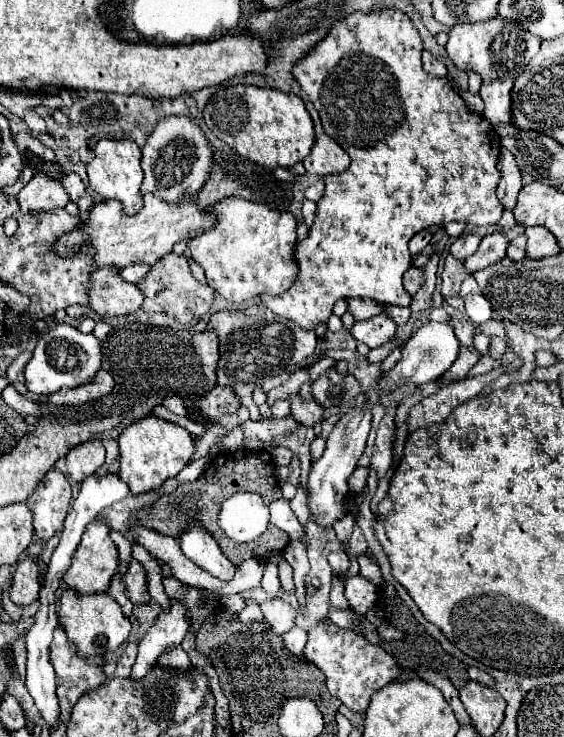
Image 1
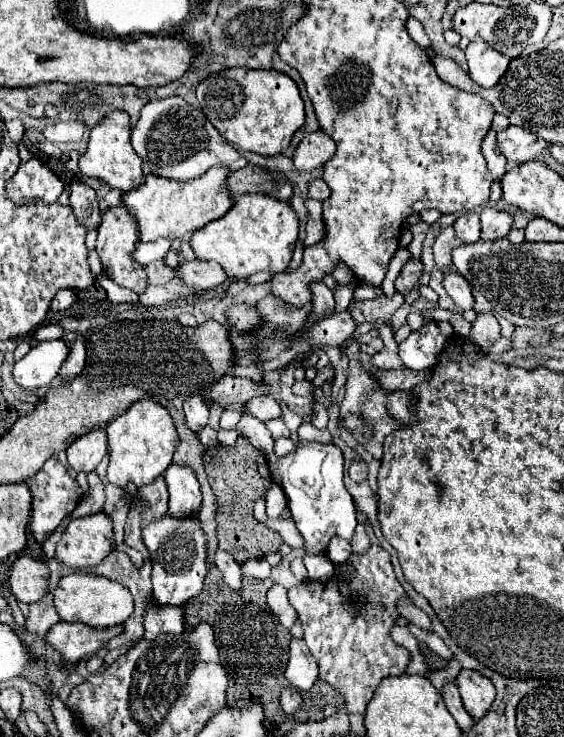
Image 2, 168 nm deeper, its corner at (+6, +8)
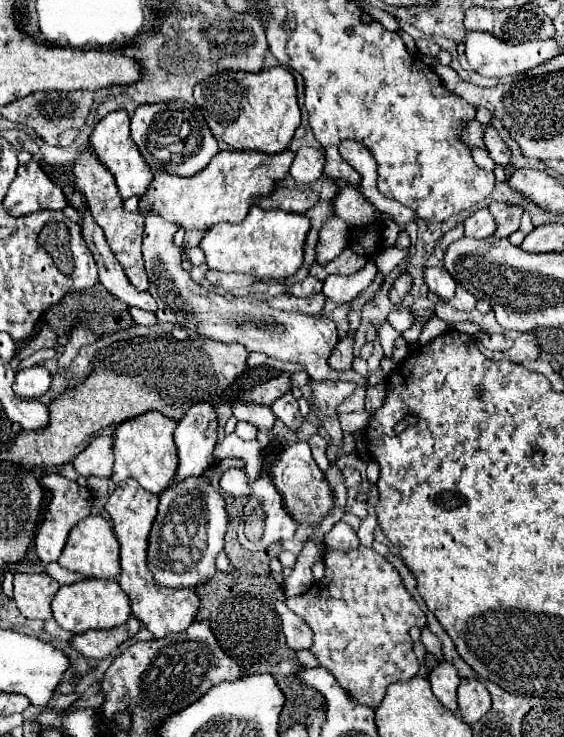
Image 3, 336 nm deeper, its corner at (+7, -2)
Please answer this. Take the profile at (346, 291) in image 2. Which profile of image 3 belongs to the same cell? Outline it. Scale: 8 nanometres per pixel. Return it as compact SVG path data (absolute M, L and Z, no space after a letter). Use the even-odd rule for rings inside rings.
M368 259L368 263L352 273L352 275L330 275L324 281L322 293L326 299L334 301L336 305L348 305L352 303L364 289L368 289L376 277L376 265L372 259Z

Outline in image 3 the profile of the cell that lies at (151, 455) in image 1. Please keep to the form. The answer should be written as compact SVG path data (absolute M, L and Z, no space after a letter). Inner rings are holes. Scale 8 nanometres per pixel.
M148 411L138 415L136 419L128 419L120 423L114 431L114 473L112 481L118 485L120 481L132 477L146 491L160 495L172 481L176 473L176 445L172 443L172 431L176 429L176 421L164 417L158 411Z

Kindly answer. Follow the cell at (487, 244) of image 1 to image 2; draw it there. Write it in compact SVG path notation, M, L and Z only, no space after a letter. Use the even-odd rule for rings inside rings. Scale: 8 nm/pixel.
M485 207L481 211L481 237L483 239L501 239L507 237L513 223L513 215L499 207Z

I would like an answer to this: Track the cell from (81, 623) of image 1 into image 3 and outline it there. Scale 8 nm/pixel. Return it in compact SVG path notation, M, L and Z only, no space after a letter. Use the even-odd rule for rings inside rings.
M84 579L72 585L62 585L52 599L52 611L56 623L72 633L112 629L124 625L130 617L130 599L114 579Z

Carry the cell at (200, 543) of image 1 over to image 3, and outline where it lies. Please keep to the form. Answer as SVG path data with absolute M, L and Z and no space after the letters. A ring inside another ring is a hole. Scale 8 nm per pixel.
M196 403L180 419L174 431L174 443L178 447L178 471L172 483L180 483L188 477L198 477L214 457L218 417L210 403Z

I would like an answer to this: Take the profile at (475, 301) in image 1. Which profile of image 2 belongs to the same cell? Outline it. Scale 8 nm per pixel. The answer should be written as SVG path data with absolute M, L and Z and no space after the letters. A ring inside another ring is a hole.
M445 271L445 275L443 275L443 289L447 291L447 295L459 307L463 307L463 319L467 319L471 323L475 319L475 309L473 309L473 295L471 295L469 283L459 273Z

